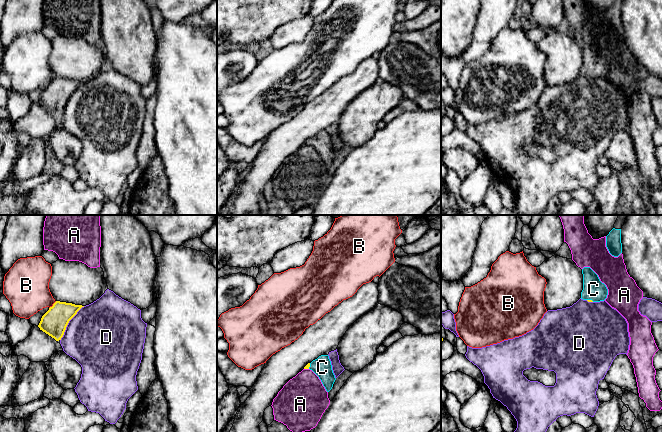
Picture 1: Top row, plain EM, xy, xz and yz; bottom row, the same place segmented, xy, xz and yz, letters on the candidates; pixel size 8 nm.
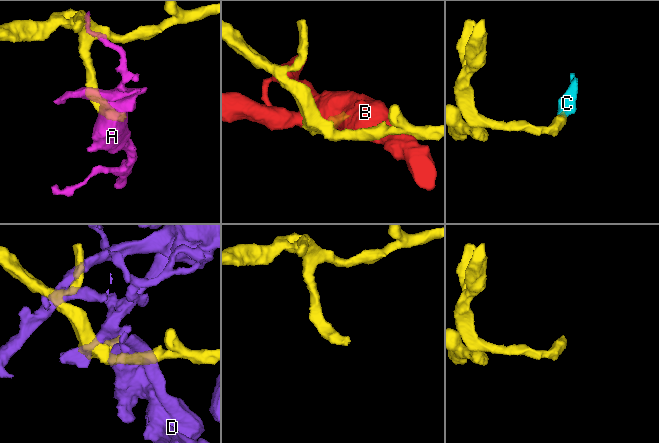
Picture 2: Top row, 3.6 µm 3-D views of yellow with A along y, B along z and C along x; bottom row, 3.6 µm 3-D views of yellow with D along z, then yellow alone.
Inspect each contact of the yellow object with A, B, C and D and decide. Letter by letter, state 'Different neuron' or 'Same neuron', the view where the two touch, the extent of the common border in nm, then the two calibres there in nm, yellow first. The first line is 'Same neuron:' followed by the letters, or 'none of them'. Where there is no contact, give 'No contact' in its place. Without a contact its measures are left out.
Same neuron: C
A: Different neuron. Touches yellow in xz. Shared border 40 nm. Thickness 40 nm (yellow) against 380 nm
B: Different neuron. Touches yellow in xy. Shared border 90 nm. Thickness 200 nm (yellow) against 360 nm
C: Same neuron. Touches yellow in yz. Shared border 60 nm. Thickness 20 nm (yellow) against 180 nm
D: Different neuron. Touches yellow in xy. Shared border 340 nm. Thickness 200 nm (yellow) against 480 nm

